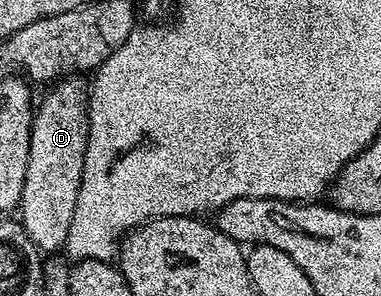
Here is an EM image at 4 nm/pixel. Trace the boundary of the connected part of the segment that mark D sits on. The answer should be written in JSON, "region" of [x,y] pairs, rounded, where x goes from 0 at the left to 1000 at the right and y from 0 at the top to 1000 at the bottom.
{"region":[[[199,264],[147,270],[121,304],[123,328],[100,341],[97,375],[81,399],[76,466],[76,561],[66,561],[66,642],[55,642],[47,740],[105,855],[152,855],[181,804],[181,764],[202,709],[202,642],[213,642],[213,588],[228,503],[228,328],[231,301]]]}

